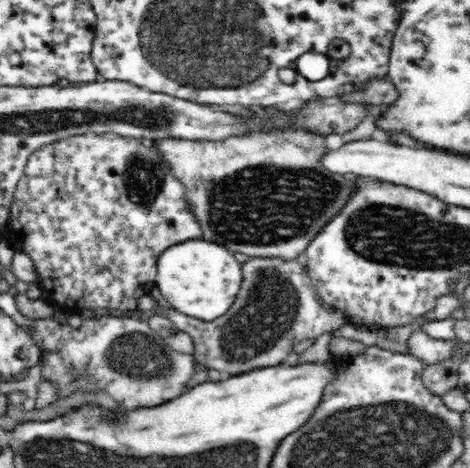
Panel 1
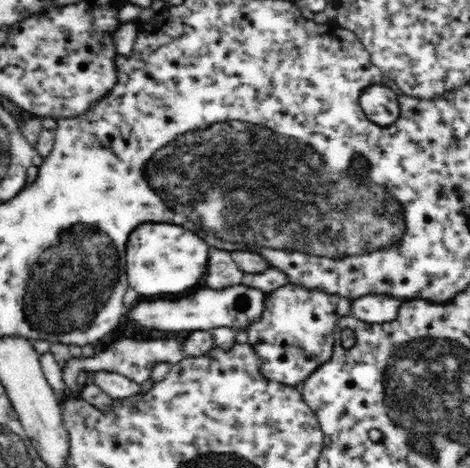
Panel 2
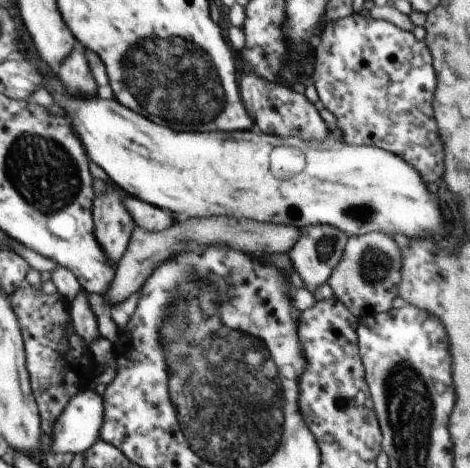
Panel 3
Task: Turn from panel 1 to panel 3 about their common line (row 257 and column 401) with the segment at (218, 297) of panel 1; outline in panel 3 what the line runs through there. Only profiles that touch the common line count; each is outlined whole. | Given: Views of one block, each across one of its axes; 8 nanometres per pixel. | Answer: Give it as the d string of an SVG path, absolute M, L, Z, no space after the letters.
M49 68L49 72L41 74L43 76L43 88L51 94L53 104L57 104L65 118L69 118L69 126L73 128L73 132L77 132L77 136L81 138L81 142L85 142L85 150L89 150L89 160L99 164L101 170L113 180L113 184L117 184L119 188L123 188L127 194L149 202L161 210L171 210L173 214L185 214L187 218L207 218L207 216L235 216L235 218L253 218L259 222L281 222L281 224L289 224L289 226L297 226L297 228L305 228L305 226L335 226L337 230L345 232L349 238L351 236L363 236L369 232L381 232L381 234L403 234L407 238L425 234L425 236L433 236L433 234L445 234L445 226L441 220L441 214L435 206L435 202L429 198L429 194L425 196L425 186L421 184L421 176L417 174L417 170L413 166L409 166L403 158L385 152L381 148L375 146L353 146L353 144L345 144L345 142L337 142L331 134L323 140L299 140L299 138L279 138L279 136L267 136L261 132L241 132L241 134L225 134L225 132L203 132L203 134L183 134L183 132L173 132L169 128L157 126L149 120L145 120L143 116L131 112L129 108L123 108L121 104L117 104L113 98L109 100L101 100L101 96L89 96L89 98L79 98L79 94L73 96L73 92L69 92L69 88L65 86L65 82L57 76L57 72L53 72Z

